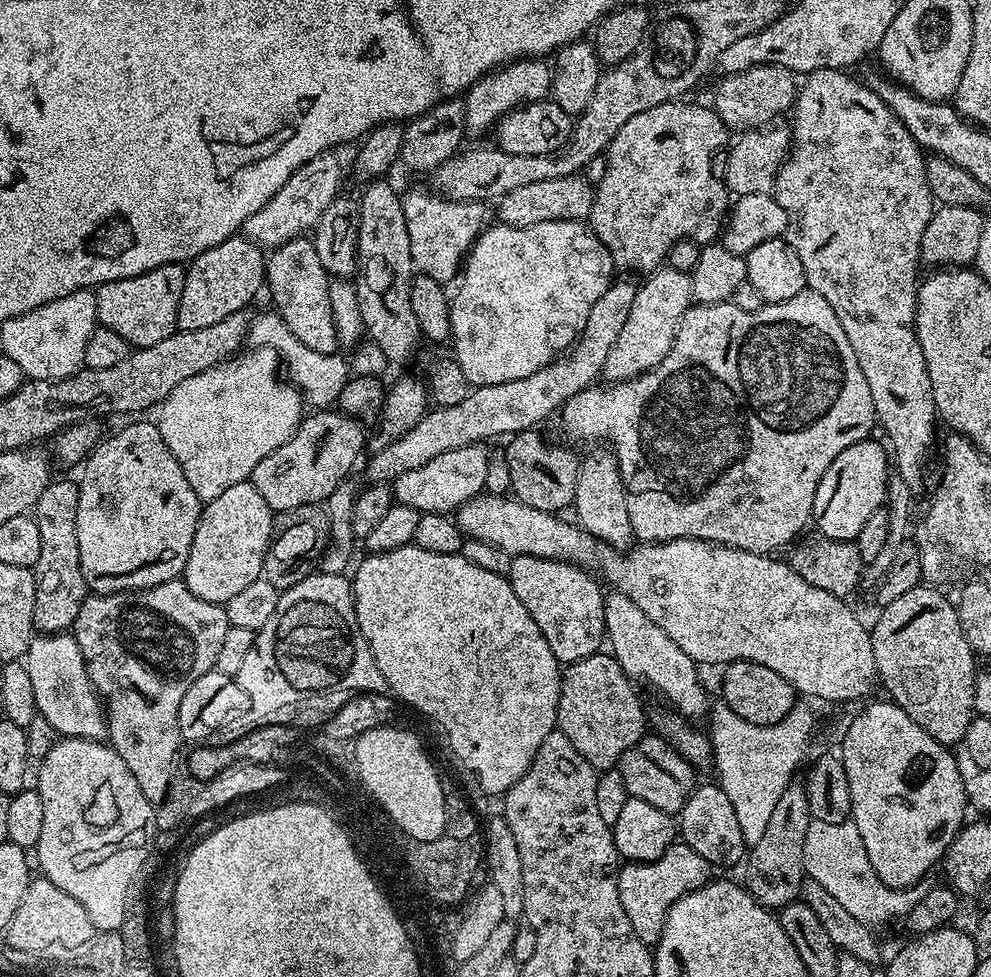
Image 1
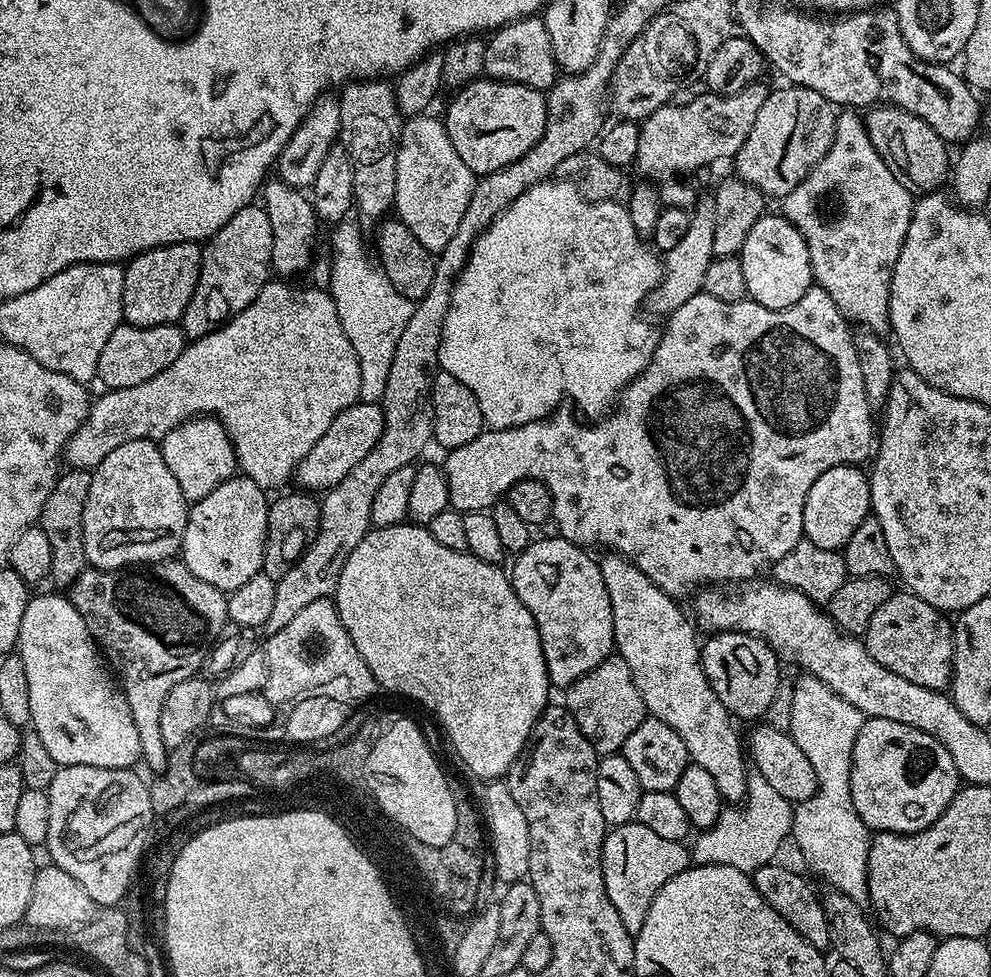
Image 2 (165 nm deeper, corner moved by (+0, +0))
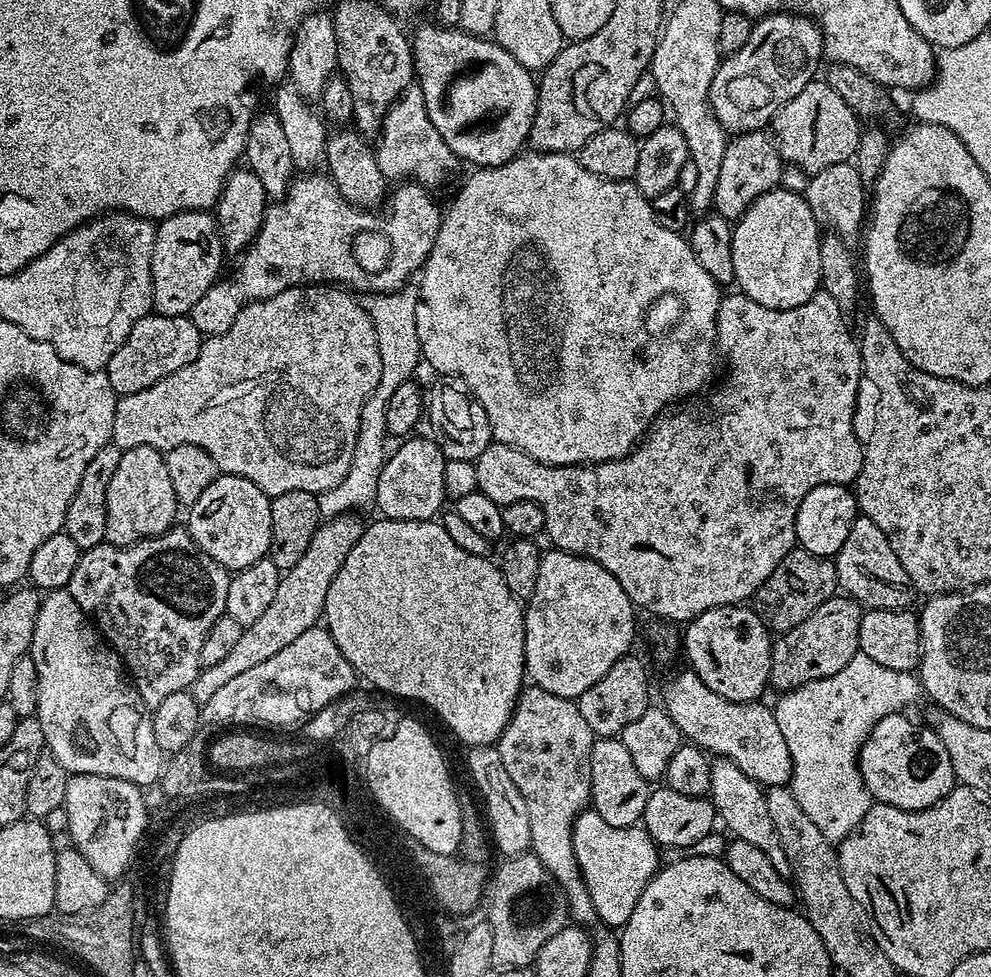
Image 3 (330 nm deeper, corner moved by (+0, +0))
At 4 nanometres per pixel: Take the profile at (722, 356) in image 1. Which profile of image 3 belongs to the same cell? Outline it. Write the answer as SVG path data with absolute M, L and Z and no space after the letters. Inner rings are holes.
M817 290L802 306L794 306L790 310L774 310L766 306L758 306L749 296L735 294L725 295L720 302L720 309L716 315L715 347L724 355L728 363L728 377L724 385L708 400L709 414L704 408L680 408L677 412L665 410L653 420L648 427L643 440L617 460L607 460L601 464L567 464L554 466L553 464L539 464L530 454L521 448L511 448L505 444L493 442L474 462L478 470L478 491L486 494L486 498L494 498L500 505L510 502L529 500L542 510L544 515L544 532L552 539L553 549L569 552L575 556L585 556L598 566L610 570L618 582L626 590L637 609L653 612L661 616L661 621L681 620L687 622L711 608L723 604L740 604L751 601L756 591L774 574L778 562L786 558L796 543L796 515L798 506L802 506L802 498L814 490L814 486L823 484L851 485L862 470L864 450L860 439L856 437L854 418L856 417L856 395L860 389L860 346L855 335L848 333L844 325L844 309L830 294Z

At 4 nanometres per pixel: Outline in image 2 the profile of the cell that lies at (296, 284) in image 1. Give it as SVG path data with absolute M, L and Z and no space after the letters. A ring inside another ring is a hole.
M279 178L272 179L262 188L262 206L272 227L272 272L280 278L296 278L299 272L307 273L314 260L318 217L311 199L301 189L291 188Z

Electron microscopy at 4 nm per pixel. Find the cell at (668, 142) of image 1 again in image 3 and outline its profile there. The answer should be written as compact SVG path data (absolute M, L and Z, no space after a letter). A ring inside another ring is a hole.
M785 11L759 17L746 46L725 55L717 66L708 96L714 118L728 134L763 129L791 96L812 83L823 53L824 39L815 19Z

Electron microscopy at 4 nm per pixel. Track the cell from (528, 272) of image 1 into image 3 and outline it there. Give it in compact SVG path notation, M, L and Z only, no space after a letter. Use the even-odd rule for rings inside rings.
M528 150L528 151L525 151L525 152L524 152L524 153L523 153L523 154L518 154L518 155L517 155L517 156L515 156L515 157L514 157L514 158L513 158L513 160L508 160L508 161L506 161L506 162L505 162L505 163L504 163L504 164L499 164L499 165L498 165L498 166L494 166L494 167L493 167L493 168L476 168L476 169L475 169L475 171L473 171L473 173L474 173L474 174L473 174L473 176L472 176L472 177L470 177L470 178L469 178L469 180L468 180L468 181L466 181L466 182L465 182L465 184L464 184L464 185L462 185L462 186L461 186L461 188L460 188L460 189L458 189L458 190L457 190L457 192L456 192L456 197L454 197L454 198L453 198L453 200L452 200L452 201L450 201L450 202L449 202L449 204L448 204L448 208L447 208L447 204L446 204L446 211L445 211L445 212L444 212L444 213L443 213L443 216L442 216L442 219L441 219L441 221L440 221L440 229L439 229L439 230L438 230L438 238L437 238L437 239L436 239L436 241L435 241L435 242L434 242L434 246L433 246L433 247L432 247L432 249L431 249L431 250L430 250L430 254L429 254L429 255L428 255L428 257L427 257L427 258L426 258L426 262L425 262L425 263L424 263L424 266L423 266L423 269L422 269L422 271L421 271L421 272L420 272L420 273L419 273L419 276L418 276L418 281L419 281L419 280L420 280L420 284L419 284L419 283L418 283L418 291L419 291L419 294L420 294L420 301L419 301L419 302L418 302L418 310L417 310L417 311L416 311L416 321L417 321L417 322L418 322L418 342L419 342L419 343L420 343L420 355L421 355L421 357L422 357L422 360L423 360L423 363L424 363L424 364L425 364L425 365L427 365L427 364L429 364L429 366L430 366L430 367L432 367L432 368L433 368L433 370L434 370L434 371L436 371L436 374L439 374L439 375L440 375L440 376L457 376L457 377L458 377L458 378L462 378L462 379L463 379L463 380L464 380L464 381L465 381L465 382L466 382L466 386L470 386L470 390L471 390L471 391L472 391L472 393L473 393L473 394L474 394L474 395L475 395L475 396L476 396L476 397L477 397L477 398L478 398L478 402L479 402L479 403L480 403L480 405L481 405L481 406L482 406L482 410L486 410L486 418L490 418L490 430L491 430L491 431L492 431L492 439L493 439L493 441L495 441L495 443L497 443L497 444L505 444L505 445L506 445L506 446L510 446L510 447L511 447L511 448L521 448L521 450L522 450L522 451L524 451L524 452L525 452L525 453L526 453L526 454L530 454L530 458L534 458L534 459L535 459L535 460L536 460L536 461L538 461L538 462L539 462L539 464L553 464L553 465L554 465L554 466L566 466L566 465L567 465L567 464L601 464L601 463L602 463L602 462L606 462L606 461L607 461L607 460L617 460L617 459L618 459L618 458L622 458L622 457L623 457L623 456L625 456L625 454L626 454L626 453L627 453L627 452L631 452L631 451L632 451L632 449L633 449L633 448L635 448L635 447L636 447L636 445L637 445L637 444L639 444L639 443L640 443L640 441L641 441L641 440L643 440L643 438L644 438L644 434L645 434L645 432L647 432L647 430L648 430L648 427L649 427L649 426L650 426L650 425L652 425L652 422L653 422L653 420L655 420L655 419L656 419L656 417L657 417L657 416L659 416L659 415L660 415L660 413L661 413L661 412L663 412L663 411L665 411L665 409L667 409L667 408L668 408L668 407L669 407L669 405L671 405L671 404L668 404L668 403L670 403L670 402L671 402L671 400L680 400L680 399L682 399L682 398L683 398L683 396L688 396L688 395L690 395L690 394L691 394L691 392L696 392L696 391L698 391L698 390L699 390L699 388L700 388L700 387L702 387L702 386L703 386L703 384L704 384L704 383L706 383L706 382L707 382L707 380L708 380L708 375L710 375L710 374L711 374L711 372L712 372L712 352L713 352L713 356L714 356L714 345L715 345L715 342L716 342L716 315L717 315L717 314L718 314L718 310L719 310L719 309L720 309L720 302L721 302L721 299L722 299L722 288L721 288L721 285L719 285L719 284L716 284L716 283L715 283L715 282L714 282L714 278L710 278L710 274L706 274L706 270L702 270L702 266L698 266L698 258L694 258L694 254L693 254L693 253L692 253L692 248L691 248L691 247L690 247L690 246L689 246L689 244L688 244L688 241L687 241L687 239L685 239L685 237L684 237L684 236L683 236L683 235L681 235L681 233L679 233L679 232L675 232L675 231L674 231L674 230L666 230L666 226L661 226L661 224L660 224L660 223L658 223L658 218L654 218L654 210L653 210L653 209L652 209L652 201L650 201L650 200L648 200L648 199L646 199L646 198L645 198L645 197L644 197L644 196L643 196L643 194L641 194L641 193L640 193L640 192L639 192L639 191L638 191L638 190L637 190L637 188L636 188L636 185L635 185L635 183L633 183L633 181L632 181L632 180L607 180L607 179L606 179L606 178L602 178L602 177L601 177L601 176L599 176L599 175L598 175L598 174L590 174L590 170L586 170L586 166L585 166L585 165L584 165L584 164L581 164L581 163L580 163L580 161L579 161L579 159L577 159L577 157L576 157L576 156L575 156L575 155L572 155L572 154L569 154L569 153L567 153L567 152L537 152L537 151L535 151L535 150Z

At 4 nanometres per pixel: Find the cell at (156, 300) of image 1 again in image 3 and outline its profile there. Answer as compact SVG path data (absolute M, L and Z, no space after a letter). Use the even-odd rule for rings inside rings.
M190 210L167 216L156 224L156 241L154 252L150 258L150 274L152 275L152 306L158 316L188 316L194 302L210 290L212 284L221 279L220 267L224 264L226 253L220 241L220 231L216 229L216 218L208 210Z

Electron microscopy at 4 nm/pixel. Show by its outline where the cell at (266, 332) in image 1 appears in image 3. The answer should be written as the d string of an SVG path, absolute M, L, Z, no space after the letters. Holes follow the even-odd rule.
M308 286L282 290L282 294L274 294L274 298L256 300L253 304L246 305L226 334L207 337L201 343L198 358L190 362L190 366L182 366L182 370L166 374L162 382L154 382L154 386L146 386L146 390L138 390L138 394L117 399L111 443L118 445L121 450L134 446L150 446L161 450L174 446L198 446L206 450L206 454L210 454L221 473L241 476L254 482L254 486L258 486L258 490L262 490L269 498L286 494L289 490L306 490L319 494L338 486L338 482L346 478L346 470L350 470L350 458L354 458L362 406L378 384L378 374L382 370L374 326L363 303L355 298L357 299L351 291L341 290L336 286Z

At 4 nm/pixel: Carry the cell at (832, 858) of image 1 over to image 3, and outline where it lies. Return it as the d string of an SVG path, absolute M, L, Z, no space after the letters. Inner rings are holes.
M862 651L854 654L854 658L850 658L850 662L846 662L846 666L842 666L842 670L838 670L838 674L830 674L830 678L818 678L814 682L806 682L802 686L792 688L788 692L783 693L779 697L780 701L774 704L774 711L778 718L778 727L782 729L782 738L786 738L786 747L790 750L790 758L792 759L792 779L790 787L794 798L798 802L798 806L802 806L802 814L808 815L814 826L818 826L818 830L828 840L839 842L847 838L852 832L855 832L856 827L862 822L862 818L866 818L866 810L870 810L873 806L872 795L868 793L868 787L864 785L864 779L860 773L860 751L866 742L866 738L874 730L874 726L878 726L878 722L882 722L882 718L894 716L903 713L904 708L908 708L911 704L922 700L922 685L911 671L899 672L898 670L890 670L887 666L880 666L873 659L868 658Z

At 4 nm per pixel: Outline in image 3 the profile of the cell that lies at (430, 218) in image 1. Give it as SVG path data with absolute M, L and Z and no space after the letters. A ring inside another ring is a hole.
M413 82L386 114L384 125L380 127L378 141L374 151L378 166L389 178L407 178L417 184L423 184L429 190L436 190L439 184L448 180L452 167L458 164L456 155L446 146L442 134L434 130L434 122L430 122L430 114L426 110L424 95L419 83Z

